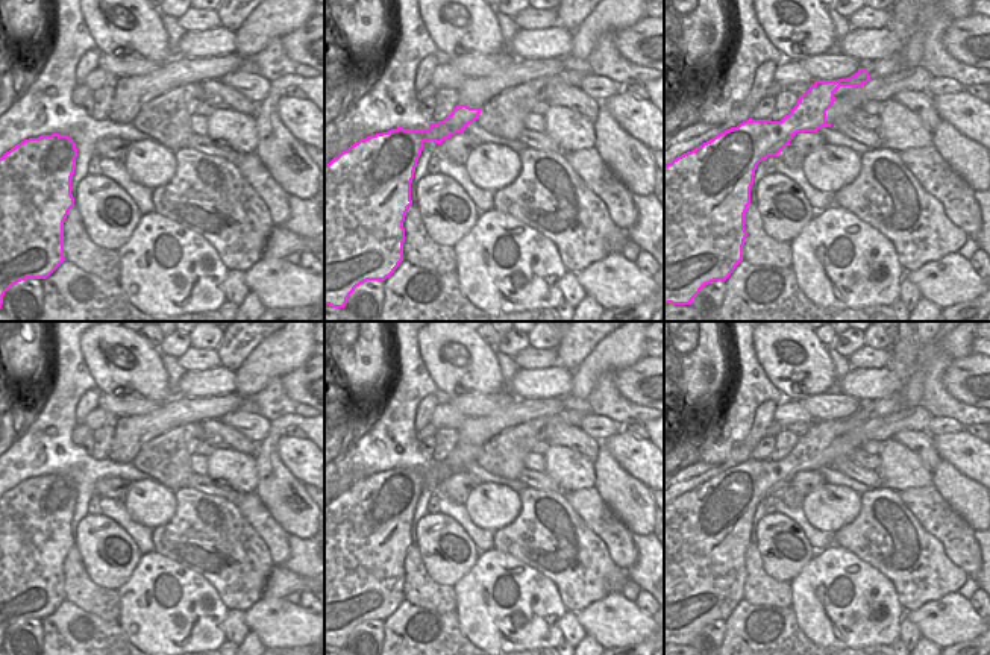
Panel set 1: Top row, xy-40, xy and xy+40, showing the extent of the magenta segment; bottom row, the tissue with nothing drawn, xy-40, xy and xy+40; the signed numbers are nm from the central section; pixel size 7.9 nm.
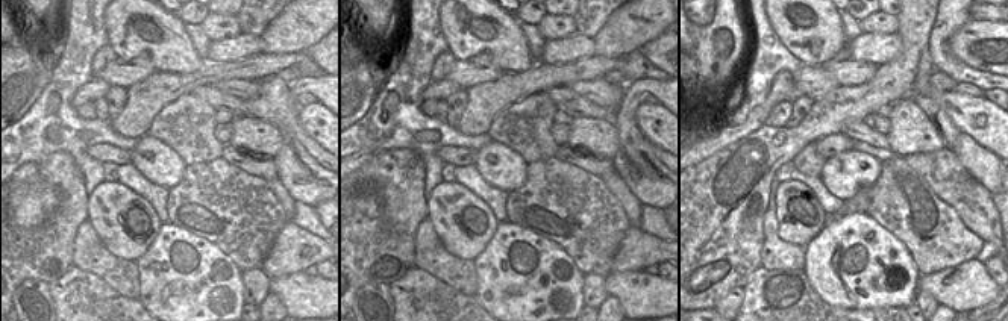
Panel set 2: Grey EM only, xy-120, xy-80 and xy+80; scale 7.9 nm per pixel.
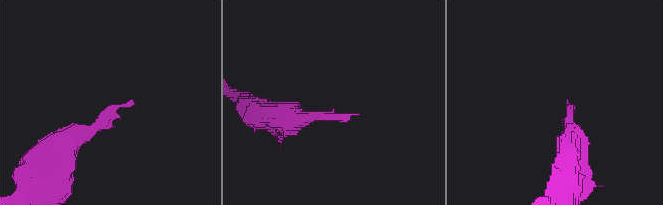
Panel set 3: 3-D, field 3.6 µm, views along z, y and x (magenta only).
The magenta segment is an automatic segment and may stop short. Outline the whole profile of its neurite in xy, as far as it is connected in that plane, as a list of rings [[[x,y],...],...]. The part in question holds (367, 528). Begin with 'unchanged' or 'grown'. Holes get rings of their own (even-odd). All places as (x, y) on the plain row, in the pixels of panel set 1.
unchanged | [[[456,444],[443,461],[428,469],[391,469],[359,479],[324,505],[324,644],[344,647],[356,626],[367,620],[385,620],[403,600],[405,555],[412,544],[411,522],[425,481],[441,484],[476,461],[482,447]]]

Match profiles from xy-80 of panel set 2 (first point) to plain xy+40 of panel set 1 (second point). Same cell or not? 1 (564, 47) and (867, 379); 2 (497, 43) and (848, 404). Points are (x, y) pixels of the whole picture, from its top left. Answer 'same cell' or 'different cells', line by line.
1: same cell
2: different cells

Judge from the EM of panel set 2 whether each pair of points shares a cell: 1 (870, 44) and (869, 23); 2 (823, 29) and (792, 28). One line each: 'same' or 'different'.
1: different
2: same

